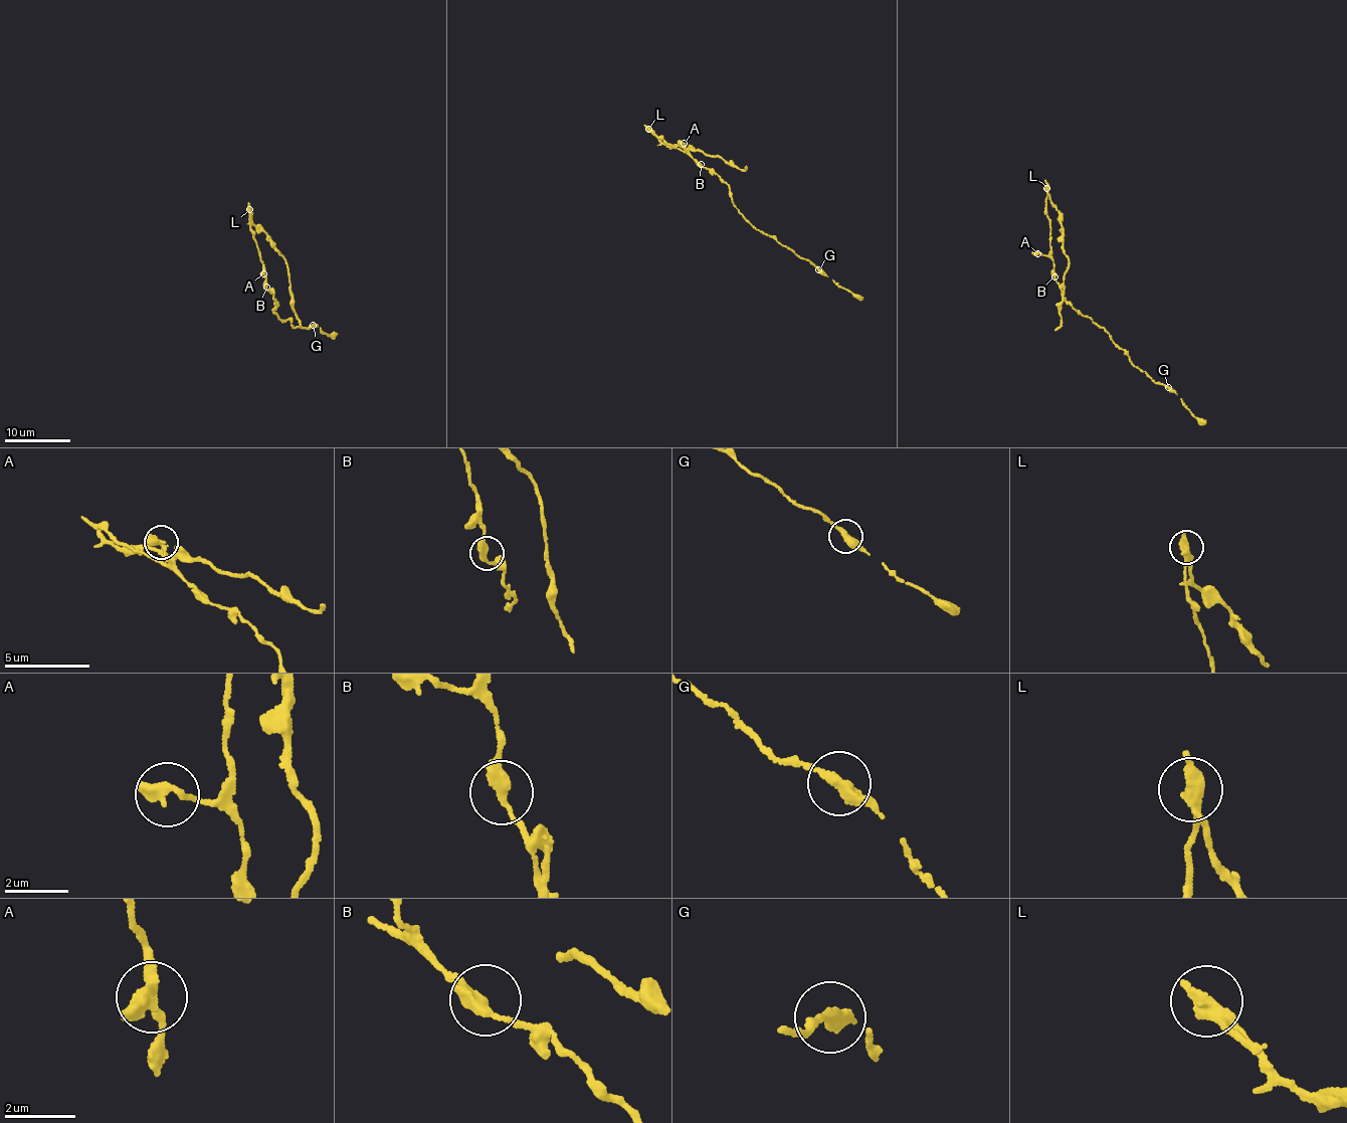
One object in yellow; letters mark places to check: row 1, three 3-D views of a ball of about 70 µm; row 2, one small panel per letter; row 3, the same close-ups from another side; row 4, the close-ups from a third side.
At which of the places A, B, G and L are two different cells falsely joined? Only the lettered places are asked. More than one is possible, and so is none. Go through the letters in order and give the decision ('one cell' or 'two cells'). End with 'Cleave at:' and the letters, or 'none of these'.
A: one cell
B: one cell
G: one cell
L: two cells
Cleave at: L

